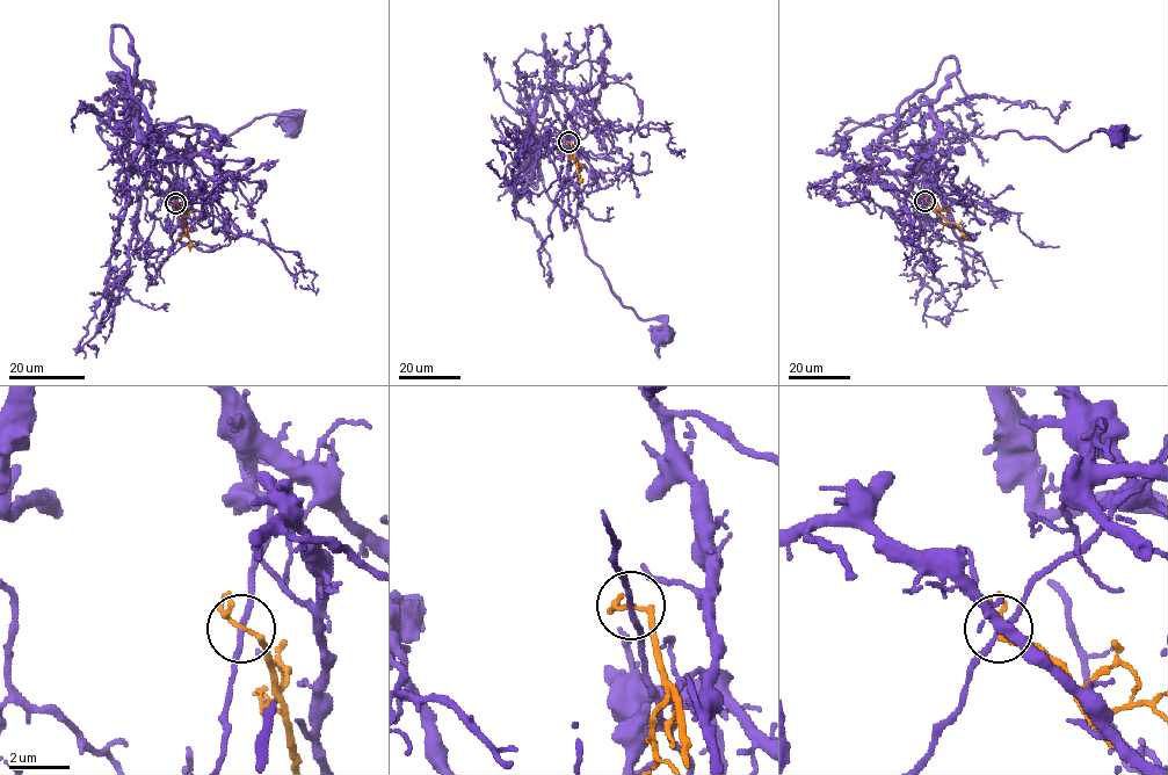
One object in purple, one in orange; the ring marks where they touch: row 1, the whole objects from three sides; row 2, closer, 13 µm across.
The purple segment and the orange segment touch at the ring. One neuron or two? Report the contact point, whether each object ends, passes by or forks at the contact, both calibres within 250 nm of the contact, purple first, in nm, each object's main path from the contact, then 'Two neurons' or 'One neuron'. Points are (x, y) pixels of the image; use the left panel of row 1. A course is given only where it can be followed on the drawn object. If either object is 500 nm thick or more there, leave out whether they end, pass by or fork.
Place: (175, 203). At the ring purple passes by. At the ring orange passes by. Thickness 170 nm (purple) against 150 nm. Course of purple: (175, 203), (166, 147), (138, 129), (140, 117), (153, 124), (189, 117), (224, 139), (265, 114), (289, 120). Course of orange: (175, 203), (190, 240), (189, 251). Two neurons

